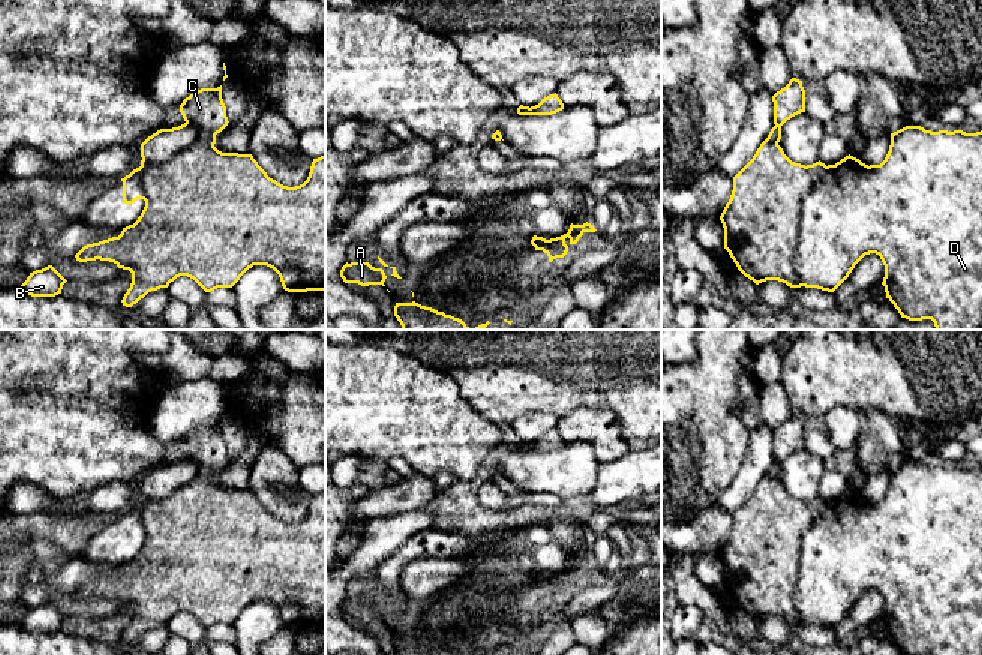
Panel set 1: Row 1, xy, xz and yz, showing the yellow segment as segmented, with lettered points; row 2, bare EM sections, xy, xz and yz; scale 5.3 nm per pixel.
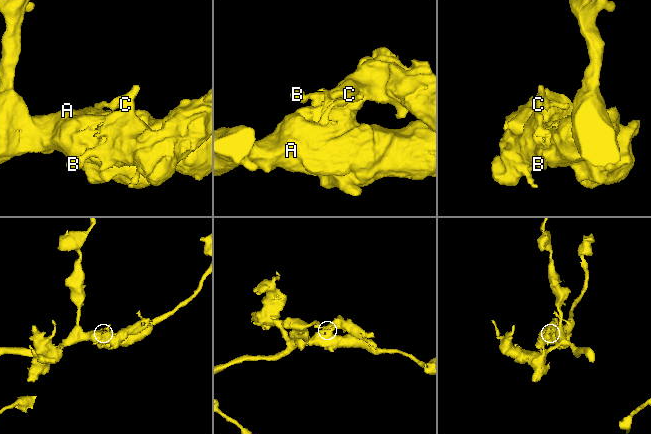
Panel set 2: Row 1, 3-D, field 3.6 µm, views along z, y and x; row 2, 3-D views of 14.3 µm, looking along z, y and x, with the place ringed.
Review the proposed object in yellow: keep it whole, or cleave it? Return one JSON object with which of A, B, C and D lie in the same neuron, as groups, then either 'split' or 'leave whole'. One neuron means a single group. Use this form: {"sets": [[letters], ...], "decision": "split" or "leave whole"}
{"sets": [["A", "D"], ["B", "C"]], "decision": "split"}

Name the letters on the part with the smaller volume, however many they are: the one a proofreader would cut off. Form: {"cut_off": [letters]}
{"cut_off": ["B", "C"]}

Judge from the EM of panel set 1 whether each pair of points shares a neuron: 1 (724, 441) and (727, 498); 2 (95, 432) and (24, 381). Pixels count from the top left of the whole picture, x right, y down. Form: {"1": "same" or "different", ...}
{"1": "different", "2": "same"}

